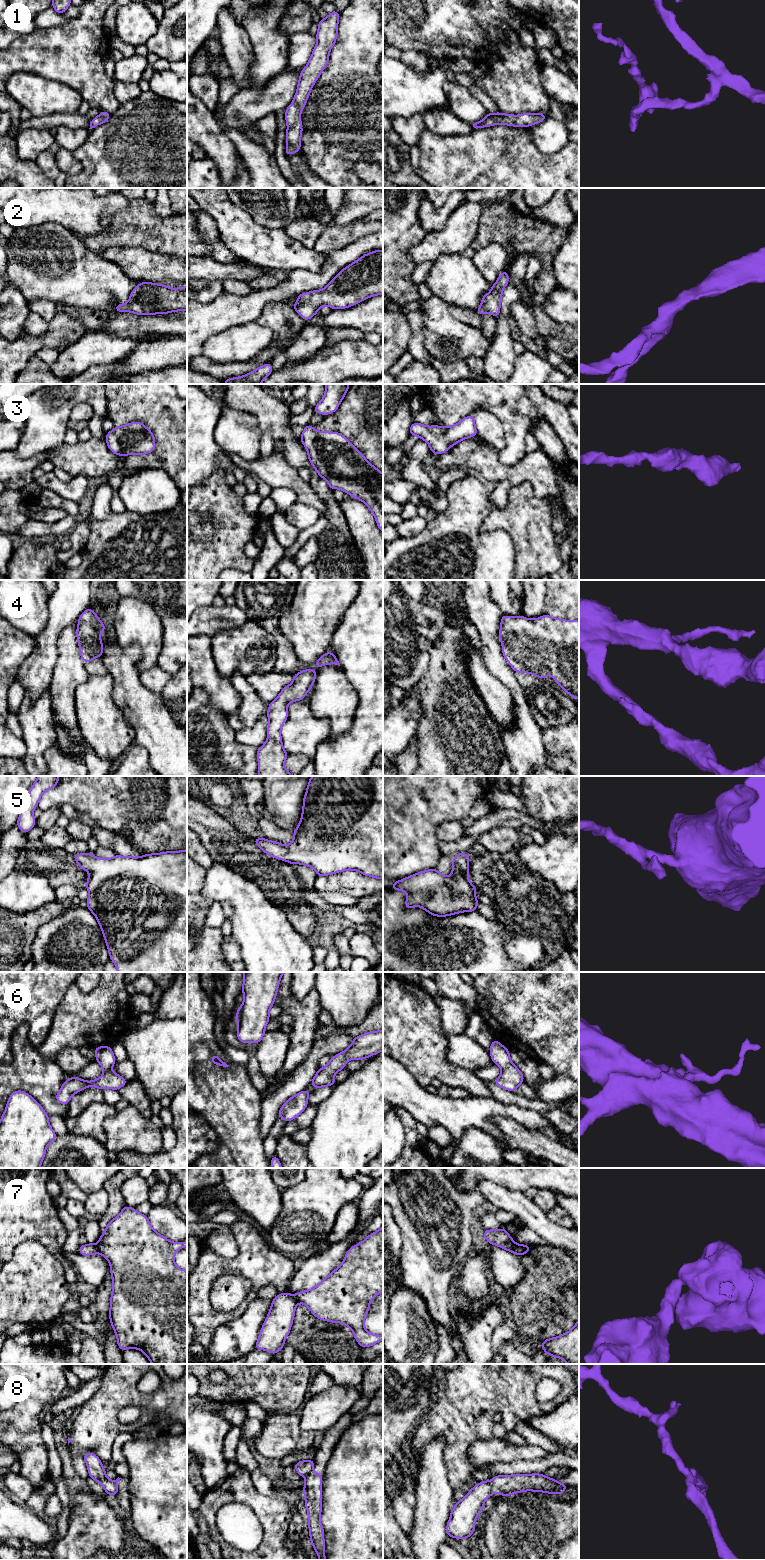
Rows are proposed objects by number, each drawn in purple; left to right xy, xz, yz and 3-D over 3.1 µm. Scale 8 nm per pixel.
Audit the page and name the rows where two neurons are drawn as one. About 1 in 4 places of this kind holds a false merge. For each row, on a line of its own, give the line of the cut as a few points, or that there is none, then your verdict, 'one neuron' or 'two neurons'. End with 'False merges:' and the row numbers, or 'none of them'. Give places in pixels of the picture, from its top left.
1: no cut | one neuron
2: no cut | one neuron
3: no cut | one neuron
4: no cut | one neuron
5: no cut | one neuron
6: no cut | one neuron
7: xy (95, 1244), (99, 1252) | two neurons
8: no cut | one neuron
False merges: 7

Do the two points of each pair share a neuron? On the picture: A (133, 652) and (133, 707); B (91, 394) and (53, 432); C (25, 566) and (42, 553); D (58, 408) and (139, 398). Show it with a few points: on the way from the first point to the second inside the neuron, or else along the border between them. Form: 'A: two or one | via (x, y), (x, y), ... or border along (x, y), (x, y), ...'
A: one | via (130, 666), (130, 693)
B: one | via (78, 394), (53, 419)
C: one | via (29, 566), (38, 557)
D: two | border along (105, 394), (106, 416)

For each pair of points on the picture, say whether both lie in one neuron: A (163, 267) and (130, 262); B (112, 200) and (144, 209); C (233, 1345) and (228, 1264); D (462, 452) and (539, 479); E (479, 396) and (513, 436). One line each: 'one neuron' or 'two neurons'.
A: one neuron
B: two neurons
C: two neurons
D: one neuron
E: one neuron

